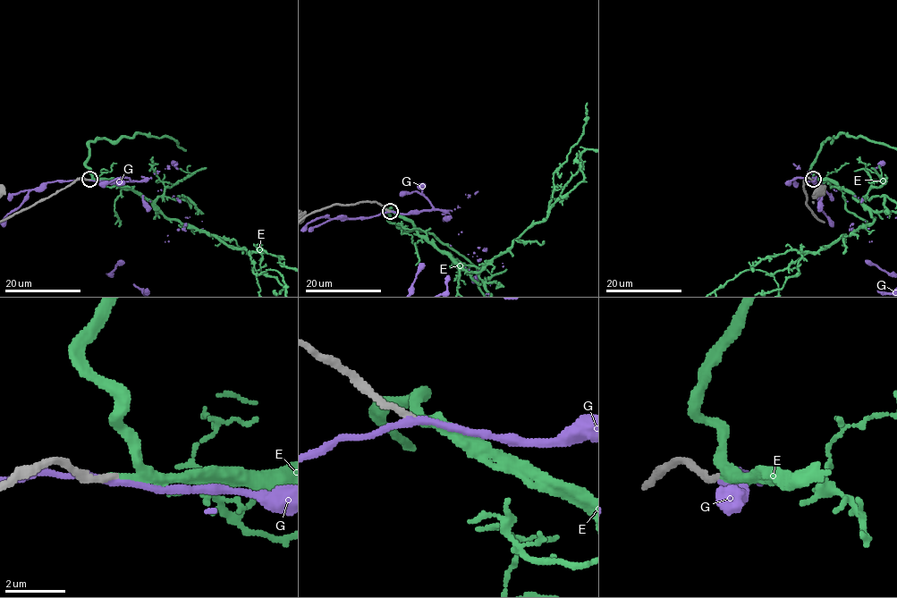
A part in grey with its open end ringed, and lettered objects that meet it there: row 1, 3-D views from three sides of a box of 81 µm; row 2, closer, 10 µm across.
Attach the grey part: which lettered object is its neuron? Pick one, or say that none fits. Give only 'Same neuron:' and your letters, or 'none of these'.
Same neuron: E

